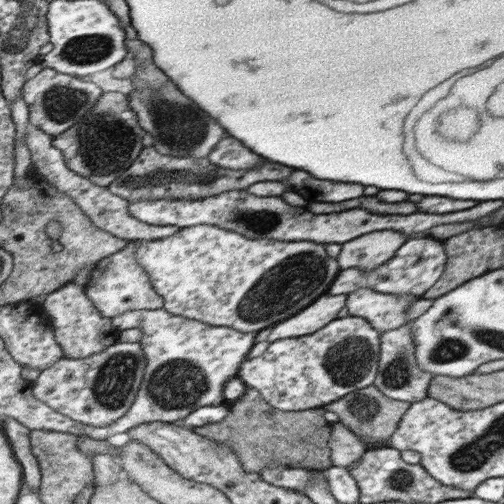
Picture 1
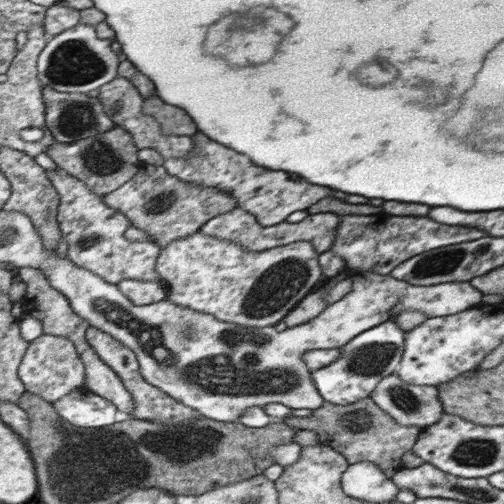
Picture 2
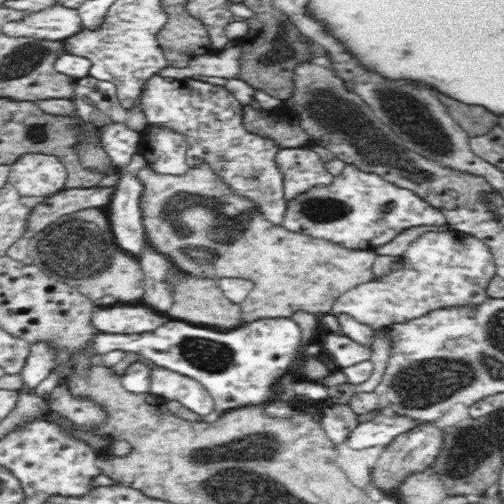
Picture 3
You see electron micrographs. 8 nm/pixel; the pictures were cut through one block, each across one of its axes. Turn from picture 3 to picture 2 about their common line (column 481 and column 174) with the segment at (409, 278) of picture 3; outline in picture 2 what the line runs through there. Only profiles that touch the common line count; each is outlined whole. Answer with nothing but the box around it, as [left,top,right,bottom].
[155,230,323,330]

